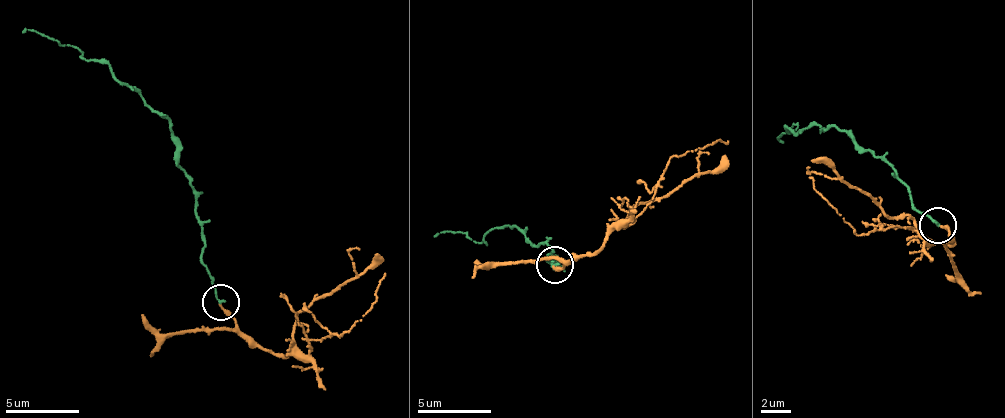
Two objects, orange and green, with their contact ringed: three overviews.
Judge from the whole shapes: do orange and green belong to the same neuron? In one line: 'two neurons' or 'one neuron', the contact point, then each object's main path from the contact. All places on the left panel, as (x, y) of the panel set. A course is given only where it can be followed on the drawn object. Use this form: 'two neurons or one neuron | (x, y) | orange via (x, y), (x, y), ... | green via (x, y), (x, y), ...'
one neuron | (220, 302) | orange via (219, 302), (267, 349), (281, 354), (307, 354), (315, 339), (346, 332), (362, 320), (386, 274) | green via (219, 302), (203, 259), (196, 210), (169, 120), (104, 64), (31, 28), (21, 31)

